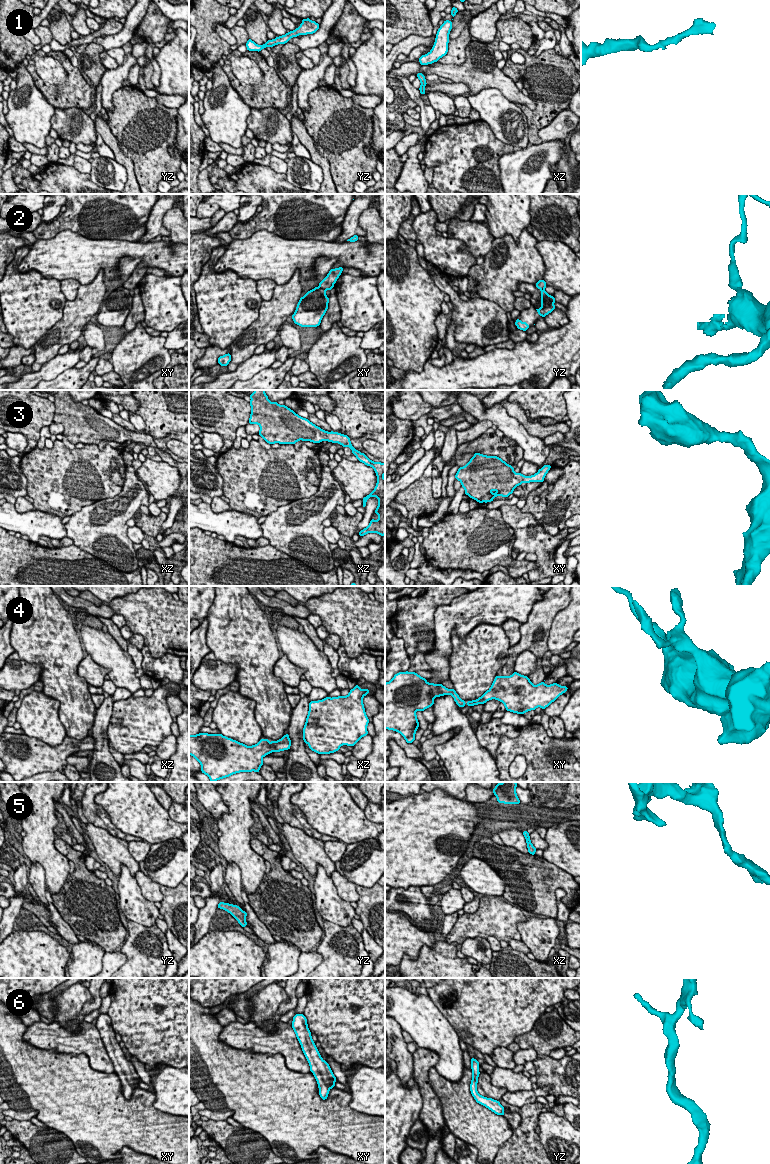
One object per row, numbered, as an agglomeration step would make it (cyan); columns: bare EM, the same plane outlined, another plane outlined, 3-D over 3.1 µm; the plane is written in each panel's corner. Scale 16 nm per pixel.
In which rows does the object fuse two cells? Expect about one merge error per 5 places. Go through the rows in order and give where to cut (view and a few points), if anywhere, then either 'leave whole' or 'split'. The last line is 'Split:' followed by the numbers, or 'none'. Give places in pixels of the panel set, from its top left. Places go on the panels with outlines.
1: cut none; leave whole
2: cut xy (319, 286), (325, 290); split
3: cut none; leave whole
4: cut none; leave whole
5: cut none; leave whole
6: cut none; leave whole
Split: 2

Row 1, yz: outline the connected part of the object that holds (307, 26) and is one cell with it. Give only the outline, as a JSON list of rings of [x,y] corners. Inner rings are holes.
[[[310,18],[303,19],[301,25],[294,31],[290,31],[289,33],[276,37],[273,40],[268,40],[266,44],[259,46],[249,38],[245,45],[247,46],[248,51],[260,52],[263,48],[267,48],[268,46],[273,47],[277,44],[284,45],[290,38],[297,37],[298,35],[313,34],[319,29],[319,25],[320,24],[316,23],[315,21],[311,21]]]

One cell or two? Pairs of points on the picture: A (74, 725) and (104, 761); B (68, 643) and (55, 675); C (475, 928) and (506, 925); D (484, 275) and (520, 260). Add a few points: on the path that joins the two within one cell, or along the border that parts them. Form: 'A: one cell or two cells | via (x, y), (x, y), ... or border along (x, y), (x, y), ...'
A: two cells | border along (95, 714), (90, 731)
B: one cell | via (63, 651), (62, 667)
C: one cell | via (483, 925), (498, 925)
D: one cell | via (493, 275), (497, 275), (511, 263)

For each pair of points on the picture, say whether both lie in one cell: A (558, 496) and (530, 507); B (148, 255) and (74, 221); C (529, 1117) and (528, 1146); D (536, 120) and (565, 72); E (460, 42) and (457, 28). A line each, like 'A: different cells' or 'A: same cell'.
A: same cell
B: different cells
C: same cell
D: same cell
E: different cells

